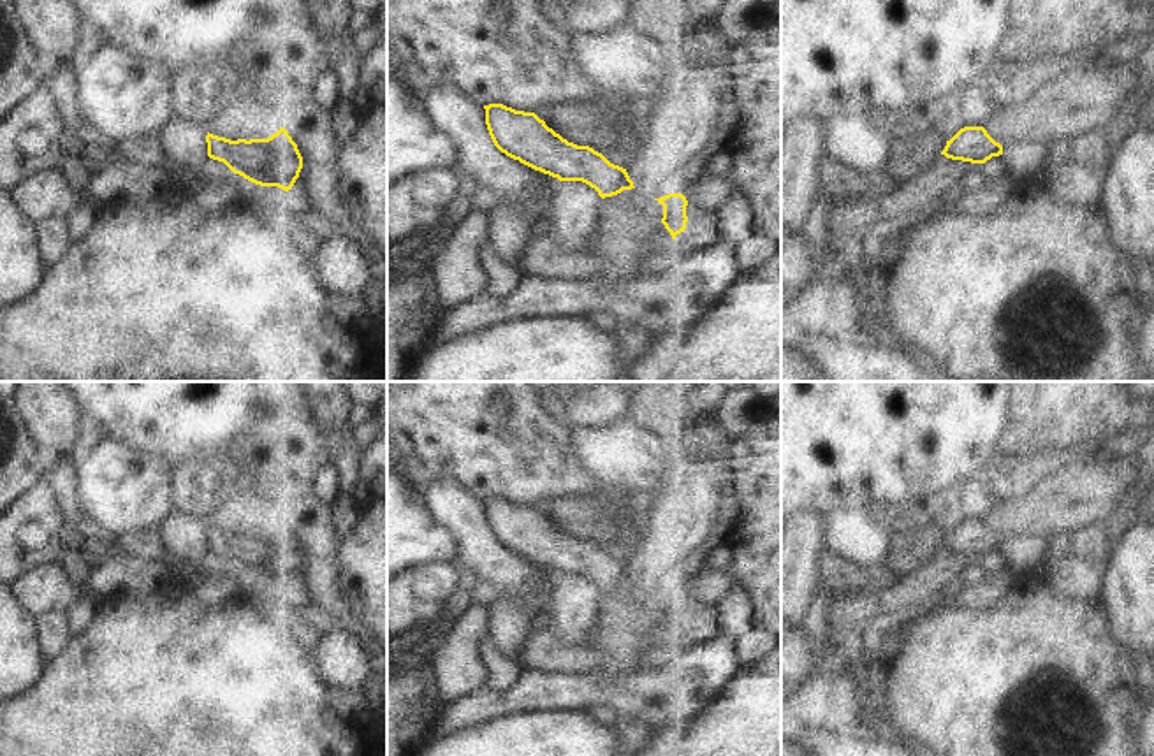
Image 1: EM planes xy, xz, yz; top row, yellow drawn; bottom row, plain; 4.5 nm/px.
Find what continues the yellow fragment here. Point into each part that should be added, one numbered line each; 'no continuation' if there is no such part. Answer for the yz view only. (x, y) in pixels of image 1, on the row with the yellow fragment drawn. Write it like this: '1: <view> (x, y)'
no continuation

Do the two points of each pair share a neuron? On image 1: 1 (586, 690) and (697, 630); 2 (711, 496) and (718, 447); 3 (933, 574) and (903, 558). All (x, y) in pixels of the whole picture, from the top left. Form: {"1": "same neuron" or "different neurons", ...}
{"1": "different neurons", "2": "same neuron", "3": "different neurons"}

